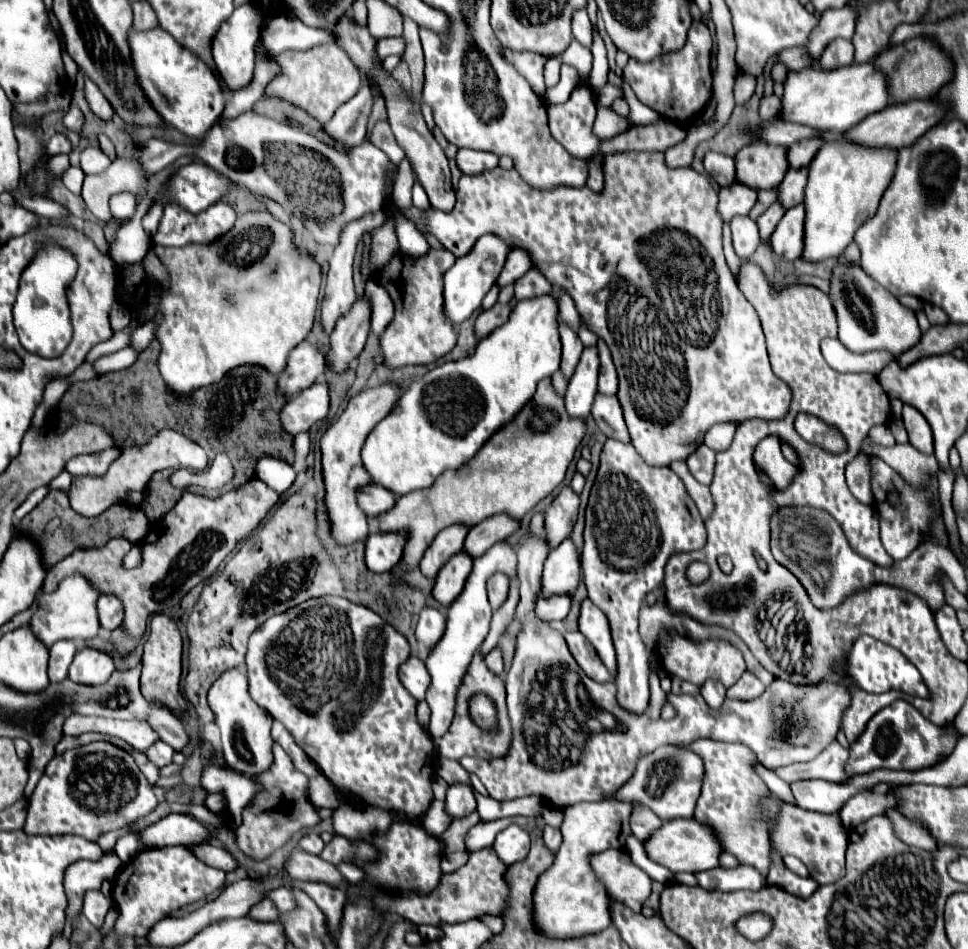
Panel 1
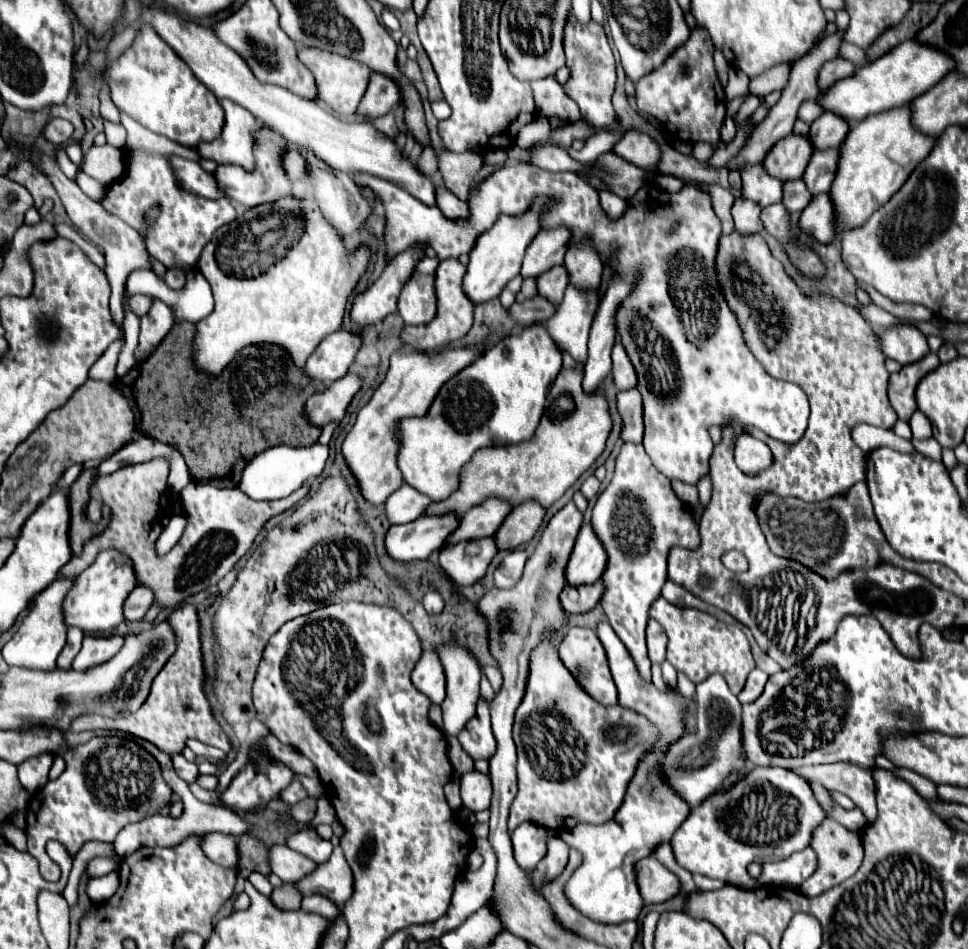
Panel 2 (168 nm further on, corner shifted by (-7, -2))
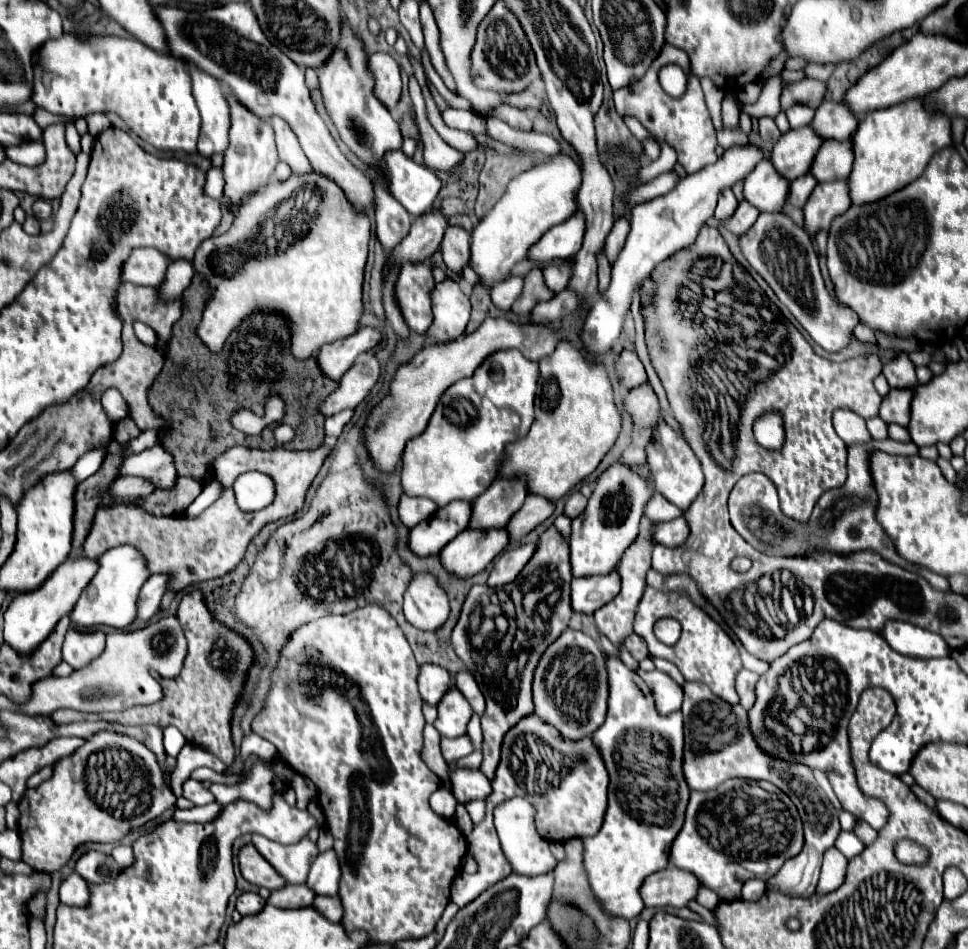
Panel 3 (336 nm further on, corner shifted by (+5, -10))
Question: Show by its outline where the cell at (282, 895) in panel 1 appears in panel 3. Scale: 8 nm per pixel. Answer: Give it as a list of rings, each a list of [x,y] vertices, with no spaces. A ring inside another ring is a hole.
[[[317,896],[313,904],[331,922],[341,922],[341,918],[343,918],[343,904],[341,904],[339,896]]]

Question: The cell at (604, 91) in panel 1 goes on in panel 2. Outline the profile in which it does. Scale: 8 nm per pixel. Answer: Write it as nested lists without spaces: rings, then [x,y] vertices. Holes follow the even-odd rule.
[[[693,28],[689,42],[685,42],[677,54],[671,54],[661,68],[653,70],[653,74],[641,78],[635,84],[635,92],[637,108],[655,116],[665,126],[669,136],[689,144],[709,142],[717,148],[727,100],[713,66],[713,42],[705,28]]]

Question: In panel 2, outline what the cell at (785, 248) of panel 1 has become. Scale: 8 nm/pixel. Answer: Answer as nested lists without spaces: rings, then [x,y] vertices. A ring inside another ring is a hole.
[[[819,194],[799,216],[799,228],[819,244],[829,244],[835,238],[833,230],[833,206],[829,194]]]

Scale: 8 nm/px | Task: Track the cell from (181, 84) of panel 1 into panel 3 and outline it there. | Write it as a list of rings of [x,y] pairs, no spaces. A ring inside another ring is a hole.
[[[61,34],[33,54],[33,94],[37,108],[65,118],[93,112],[115,112],[145,142],[161,150],[195,152],[201,128],[187,66],[163,52],[151,50],[135,38]]]

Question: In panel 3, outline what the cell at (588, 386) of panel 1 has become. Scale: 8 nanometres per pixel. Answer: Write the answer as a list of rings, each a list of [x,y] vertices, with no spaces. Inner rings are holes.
[[[751,144],[733,146],[733,148],[725,150],[723,158],[719,158],[713,166],[703,168],[701,172],[697,172],[693,176],[685,176],[683,180],[677,182],[677,186],[671,192],[657,196],[653,200],[647,200],[643,204],[637,204],[633,208],[631,230],[627,234],[627,242],[611,270],[611,286],[607,288],[605,296],[601,296],[595,302],[595,306],[591,308],[591,312],[587,316],[585,328],[583,328],[583,344],[589,354],[593,354],[593,356],[603,354],[617,342],[621,328],[623,328],[625,314],[631,306],[631,296],[633,296],[635,284],[645,280],[651,274],[653,266],[657,266],[665,258],[673,256],[677,250],[683,250],[685,246],[689,246],[689,242],[693,242],[693,238],[697,236],[697,230],[705,224],[705,220],[713,216],[713,206],[717,204],[717,194],[723,188],[733,186],[735,182],[747,178],[749,170],[753,170],[753,166],[761,160],[763,160],[763,154],[759,148],[755,148]]]

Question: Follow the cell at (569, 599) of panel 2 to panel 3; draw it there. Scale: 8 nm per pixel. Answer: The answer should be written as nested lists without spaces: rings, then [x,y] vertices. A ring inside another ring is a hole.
[[[613,570],[605,576],[583,576],[571,582],[571,604],[575,612],[593,614],[597,608],[607,604],[621,586],[619,574]]]

